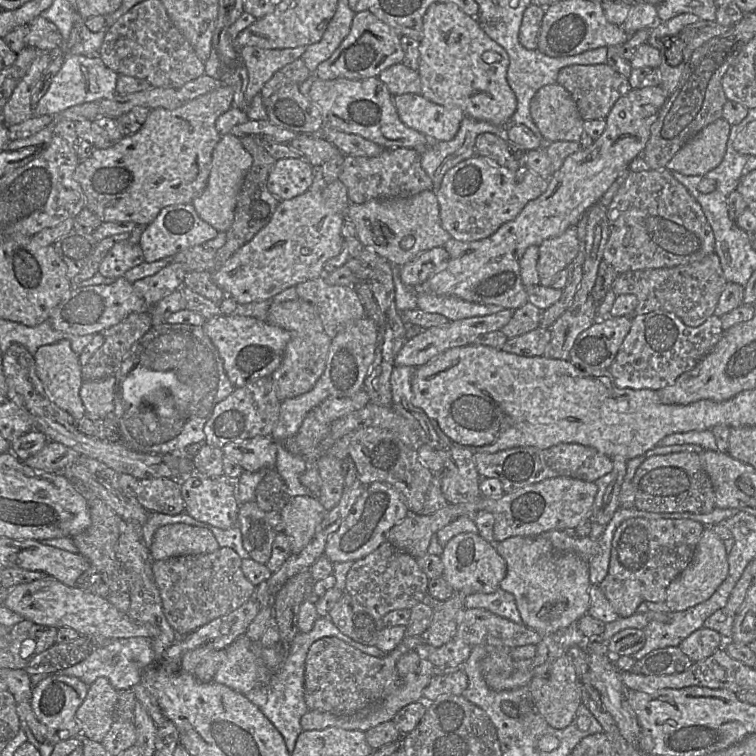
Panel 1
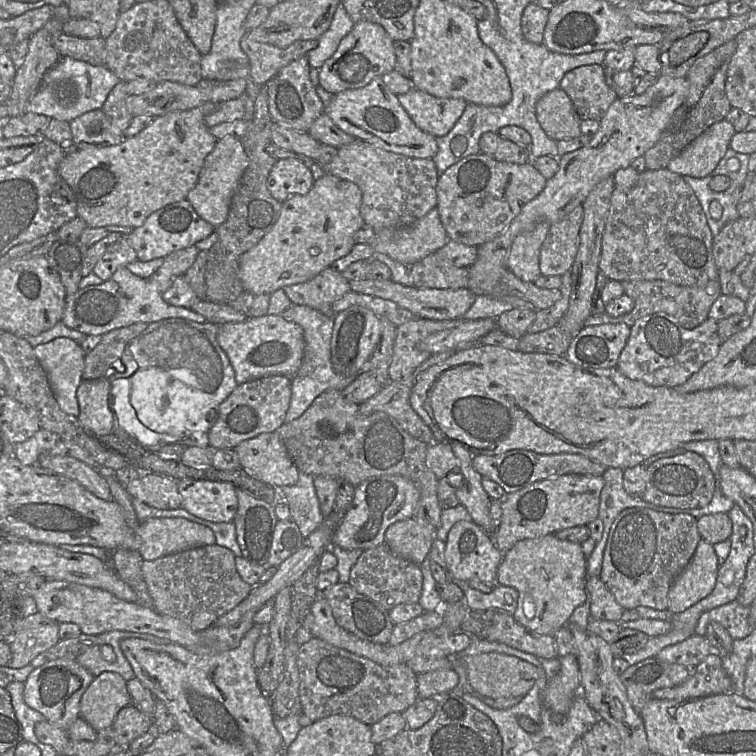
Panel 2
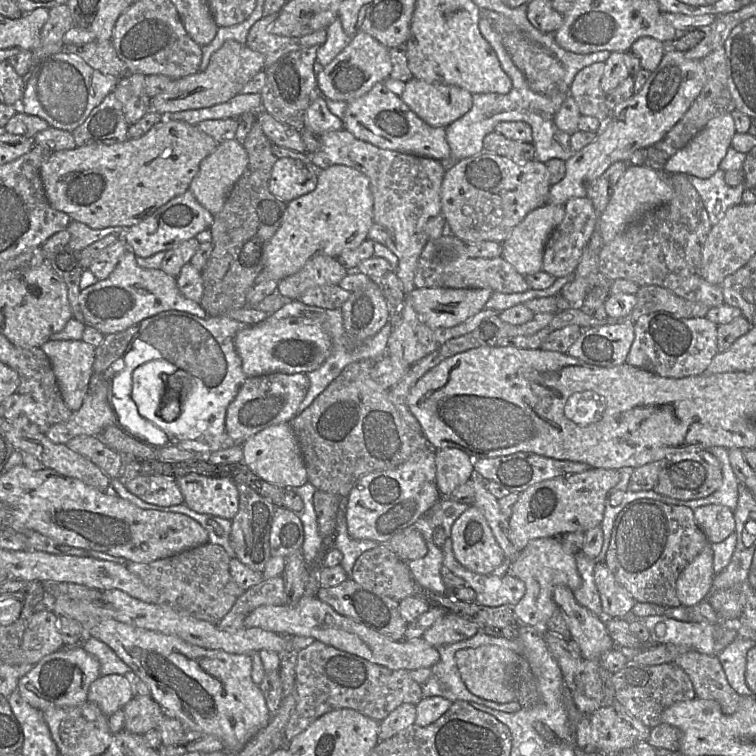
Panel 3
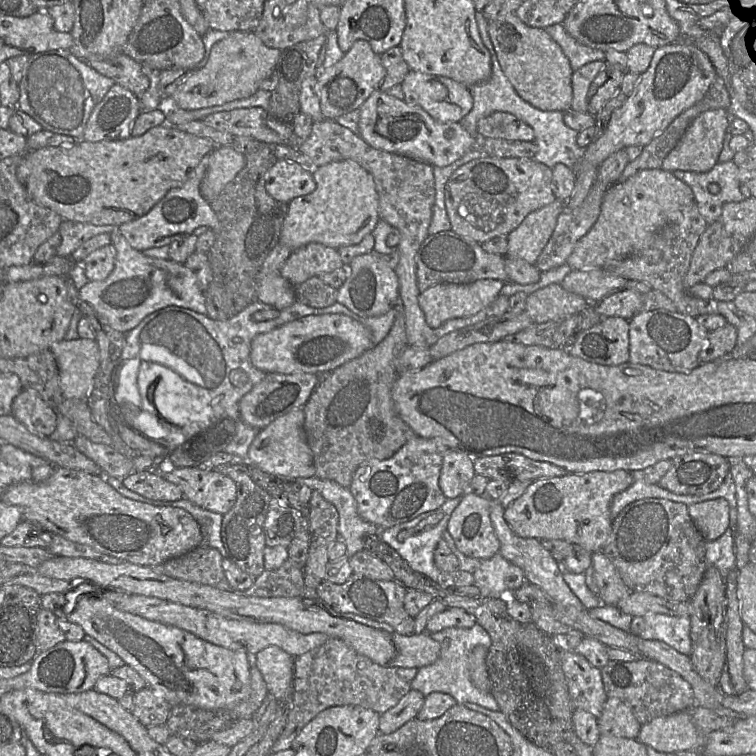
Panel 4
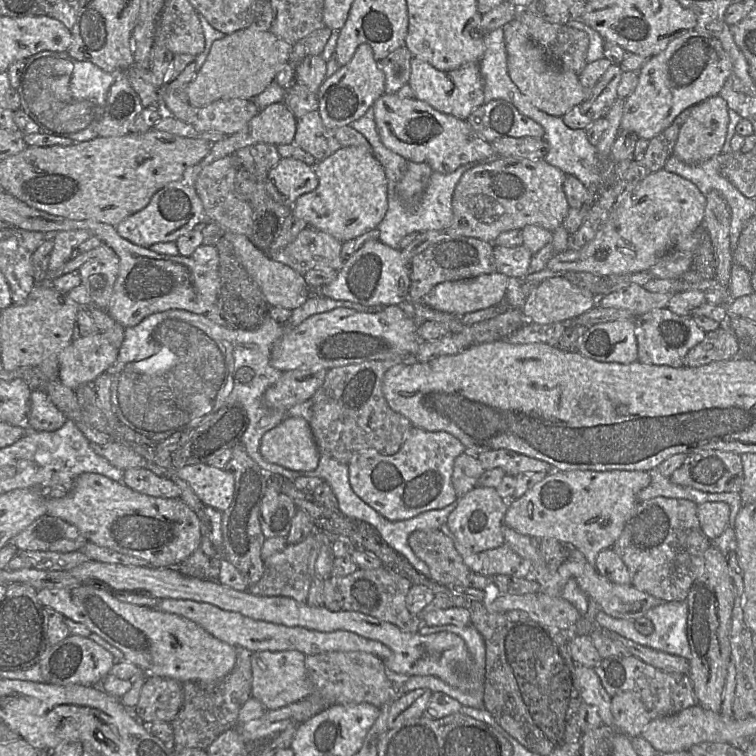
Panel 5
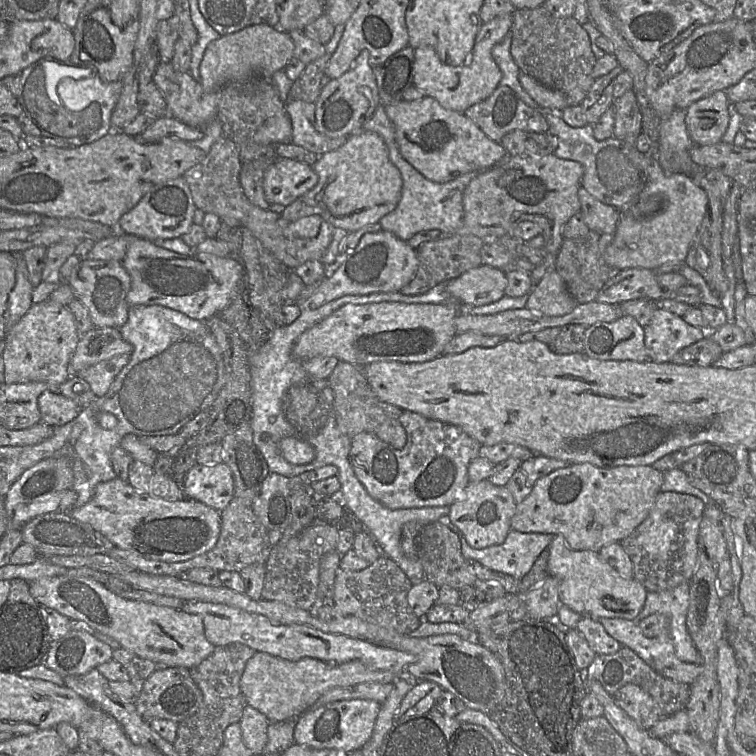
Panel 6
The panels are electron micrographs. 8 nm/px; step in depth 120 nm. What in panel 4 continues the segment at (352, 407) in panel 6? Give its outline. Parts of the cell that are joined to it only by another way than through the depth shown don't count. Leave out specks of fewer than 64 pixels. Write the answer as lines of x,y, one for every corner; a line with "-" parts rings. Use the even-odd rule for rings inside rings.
398,302
395,309
394,323
385,339
360,357
322,375
310,399
302,407
304,431
318,478
349,488
361,464
371,459
389,459
417,436
398,415
391,396
397,379
396,359
408,346
404,307

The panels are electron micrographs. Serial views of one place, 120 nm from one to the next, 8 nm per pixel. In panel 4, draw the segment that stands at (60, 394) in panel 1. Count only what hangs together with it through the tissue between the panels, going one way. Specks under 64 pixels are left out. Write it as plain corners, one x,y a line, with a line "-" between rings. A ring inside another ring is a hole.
77,338
53,343
49,350
59,370
64,398
86,399
100,365
100,352
95,339

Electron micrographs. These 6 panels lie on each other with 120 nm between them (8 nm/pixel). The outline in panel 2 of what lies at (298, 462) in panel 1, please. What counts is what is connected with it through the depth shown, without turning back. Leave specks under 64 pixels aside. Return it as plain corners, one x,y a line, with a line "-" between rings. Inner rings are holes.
300,472
298,482
295,485
278,487
277,492
279,494
279,501
285,501
289,505
291,518
298,525
304,538
308,537
322,525
324,517
320,510
312,475

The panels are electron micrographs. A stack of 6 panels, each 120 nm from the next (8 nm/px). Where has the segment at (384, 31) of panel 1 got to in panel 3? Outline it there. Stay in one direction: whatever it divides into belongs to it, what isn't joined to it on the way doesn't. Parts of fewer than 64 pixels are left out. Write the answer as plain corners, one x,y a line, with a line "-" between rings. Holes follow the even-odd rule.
360,32
316,75
318,91
325,99
349,103
365,95
376,83
384,82
390,77
391,71
389,48
371,35

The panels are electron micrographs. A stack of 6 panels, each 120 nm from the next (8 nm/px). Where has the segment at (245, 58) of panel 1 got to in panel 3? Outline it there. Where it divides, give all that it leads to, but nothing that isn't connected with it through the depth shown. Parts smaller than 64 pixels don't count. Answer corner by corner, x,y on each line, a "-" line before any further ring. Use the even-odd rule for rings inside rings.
278,14
263,16
250,28
247,36
246,45
264,55
265,68
272,66
290,52
325,43
327,38
325,28
302,37
285,37
271,33
270,28
277,16

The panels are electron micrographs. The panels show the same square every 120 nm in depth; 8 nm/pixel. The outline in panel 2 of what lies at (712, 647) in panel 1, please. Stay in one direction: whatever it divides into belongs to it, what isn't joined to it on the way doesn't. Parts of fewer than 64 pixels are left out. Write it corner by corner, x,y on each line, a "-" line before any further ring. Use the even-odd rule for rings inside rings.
694,634
681,642
663,648
656,657
665,662
695,668
712,652
709,639

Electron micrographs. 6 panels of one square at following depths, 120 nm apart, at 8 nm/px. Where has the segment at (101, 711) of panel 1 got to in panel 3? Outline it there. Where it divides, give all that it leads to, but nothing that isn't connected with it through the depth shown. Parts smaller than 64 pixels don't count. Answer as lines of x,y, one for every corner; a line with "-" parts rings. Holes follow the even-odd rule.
100,675
89,686
87,701
99,707
108,718
122,709
131,699
130,684
124,675

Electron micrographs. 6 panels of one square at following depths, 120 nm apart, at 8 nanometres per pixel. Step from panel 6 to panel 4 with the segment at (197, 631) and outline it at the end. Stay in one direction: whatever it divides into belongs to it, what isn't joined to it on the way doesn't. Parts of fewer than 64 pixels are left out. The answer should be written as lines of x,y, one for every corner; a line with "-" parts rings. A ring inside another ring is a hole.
56,592
41,595
41,607
52,611
59,619
81,626
86,633
109,648
123,659
125,664
136,670
155,694
160,695
172,706
185,704
204,710
225,711
233,720
240,720
240,704
251,692
251,657
243,650
232,650
205,641
194,634
141,616
124,612
97,593

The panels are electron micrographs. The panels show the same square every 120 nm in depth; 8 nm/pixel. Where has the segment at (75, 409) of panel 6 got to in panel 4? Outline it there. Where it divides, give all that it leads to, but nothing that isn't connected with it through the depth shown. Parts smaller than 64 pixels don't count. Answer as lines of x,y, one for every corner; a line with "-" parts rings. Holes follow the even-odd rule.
25,388
13,400
11,415
31,433
43,437
53,437
59,419
58,411
50,407
36,390

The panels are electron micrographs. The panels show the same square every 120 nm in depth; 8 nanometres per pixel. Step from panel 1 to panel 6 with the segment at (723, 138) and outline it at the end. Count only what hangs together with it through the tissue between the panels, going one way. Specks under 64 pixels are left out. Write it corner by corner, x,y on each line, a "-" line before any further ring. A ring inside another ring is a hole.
717,91
686,109
685,123
695,145
713,145
722,141
730,120
729,102
725,91

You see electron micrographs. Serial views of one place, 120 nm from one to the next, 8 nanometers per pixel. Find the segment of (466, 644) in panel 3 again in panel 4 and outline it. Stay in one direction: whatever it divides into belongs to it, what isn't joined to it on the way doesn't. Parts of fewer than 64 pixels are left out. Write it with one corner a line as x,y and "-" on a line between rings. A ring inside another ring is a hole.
476,623
471,628
447,628
428,635
440,644
440,655
431,665
418,669
417,675
410,682
411,689
421,692
424,696
440,692
452,696
458,704
474,703
488,710
499,711
493,695
476,688
469,673
470,651
477,645
489,649
492,643
489,634

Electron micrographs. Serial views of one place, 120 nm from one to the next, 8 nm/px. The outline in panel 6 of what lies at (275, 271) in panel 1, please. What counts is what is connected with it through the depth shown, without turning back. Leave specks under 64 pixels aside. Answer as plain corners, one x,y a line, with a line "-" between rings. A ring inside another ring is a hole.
359,130
338,149
319,155
312,166
318,182
303,201
320,210
322,218
349,232
375,224
397,206
402,192
402,176
389,158
388,147
376,132

